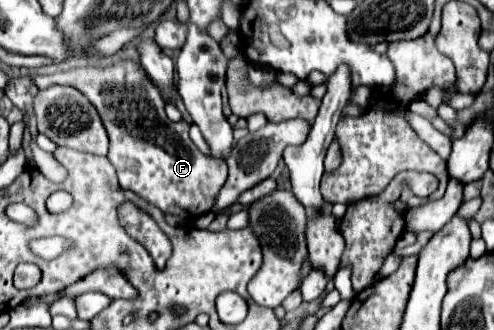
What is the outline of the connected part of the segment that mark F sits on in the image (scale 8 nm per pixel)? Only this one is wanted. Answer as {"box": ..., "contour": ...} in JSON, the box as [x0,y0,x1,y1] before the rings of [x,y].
{"box":[34,60,228,218],"contour":[[[120,60],[120,62],[106,66],[106,68],[80,66],[80,68],[72,68],[72,70],[58,72],[58,74],[34,76],[34,82],[40,90],[50,88],[54,84],[78,88],[92,102],[92,106],[98,110],[102,124],[106,128],[106,134],[110,140],[108,160],[116,168],[116,174],[118,174],[122,188],[140,194],[142,198],[154,202],[166,214],[174,214],[180,218],[188,218],[188,216],[198,218],[198,216],[204,216],[212,210],[215,198],[228,177],[226,161],[206,156],[194,146],[194,142],[188,136],[188,122],[168,120],[168,116],[164,112],[166,102],[162,100],[160,90],[152,84],[152,80],[148,80],[144,68],[138,62]]]}

